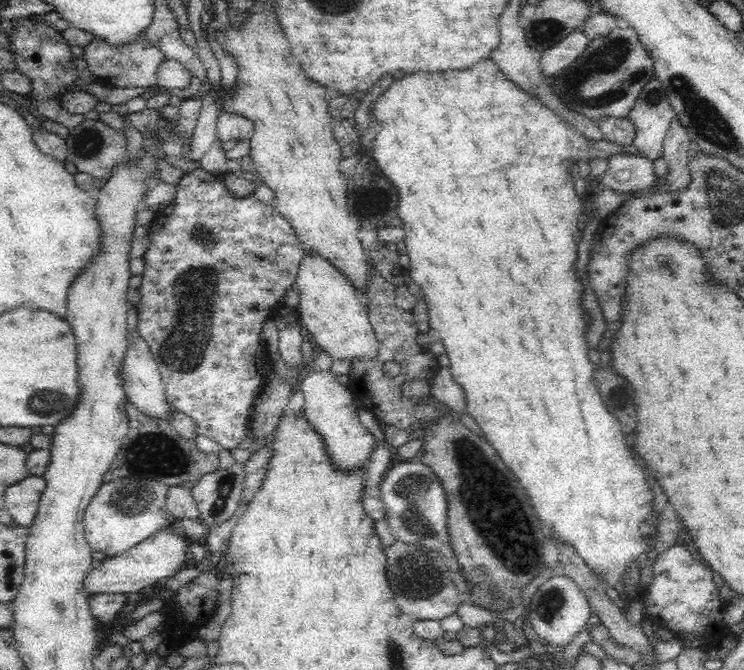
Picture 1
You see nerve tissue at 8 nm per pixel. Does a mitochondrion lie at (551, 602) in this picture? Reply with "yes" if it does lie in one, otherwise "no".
yes

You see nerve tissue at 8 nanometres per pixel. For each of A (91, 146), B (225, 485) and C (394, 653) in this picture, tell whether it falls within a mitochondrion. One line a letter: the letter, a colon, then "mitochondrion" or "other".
A: mitochondrion
B: mitochondrion
C: mitochondrion

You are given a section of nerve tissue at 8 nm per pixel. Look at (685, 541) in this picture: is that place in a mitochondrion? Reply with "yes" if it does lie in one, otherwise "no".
no

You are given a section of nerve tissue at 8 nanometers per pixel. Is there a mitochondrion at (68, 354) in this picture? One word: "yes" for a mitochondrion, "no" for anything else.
no

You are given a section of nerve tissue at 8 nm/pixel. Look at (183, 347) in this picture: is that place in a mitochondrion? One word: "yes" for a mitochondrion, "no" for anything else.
yes

